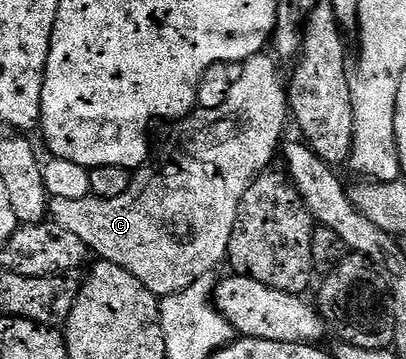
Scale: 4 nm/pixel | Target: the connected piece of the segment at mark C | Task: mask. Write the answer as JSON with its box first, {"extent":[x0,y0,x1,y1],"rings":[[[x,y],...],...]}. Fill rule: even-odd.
{"extent":[48,54,290,298],"rings":[[[272,54],[251,56],[249,60],[243,61],[235,73],[230,86],[230,95],[226,98],[226,102],[222,102],[222,106],[218,106],[214,110],[200,108],[179,121],[173,127],[176,129],[173,130],[172,137],[169,138],[168,145],[164,148],[164,153],[157,160],[155,157],[151,162],[135,169],[130,182],[130,190],[126,190],[126,194],[121,194],[119,198],[110,198],[109,200],[103,200],[94,195],[86,198],[51,198],[48,205],[48,216],[51,223],[62,226],[62,230],[71,230],[77,238],[82,238],[82,242],[86,242],[88,251],[93,257],[114,262],[114,266],[122,266],[122,270],[134,274],[134,278],[138,278],[138,282],[142,282],[142,286],[146,286],[146,290],[150,290],[158,298],[173,296],[187,288],[195,289],[198,278],[212,276],[215,273],[215,268],[220,263],[223,265],[227,261],[230,234],[234,234],[234,222],[238,218],[238,206],[242,202],[248,187],[256,181],[257,176],[261,172],[269,171],[271,164],[268,163],[275,156],[277,159],[278,149],[285,139],[284,127],[290,124],[290,109],[288,106],[286,80],[285,77],[280,77],[279,67],[281,68],[281,65],[278,63],[275,55]]]}

